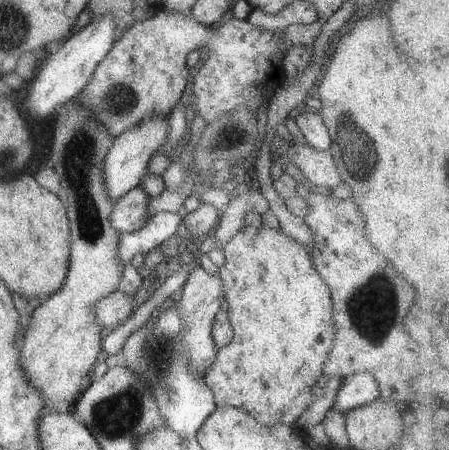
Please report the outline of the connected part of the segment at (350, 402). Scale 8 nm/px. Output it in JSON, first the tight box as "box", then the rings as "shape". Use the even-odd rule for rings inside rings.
{"box":[330,371,380,416],"shape":[[[357,371],[344,376],[340,382],[330,408],[343,416],[348,410],[374,401],[380,395],[378,382],[369,373]]]}

